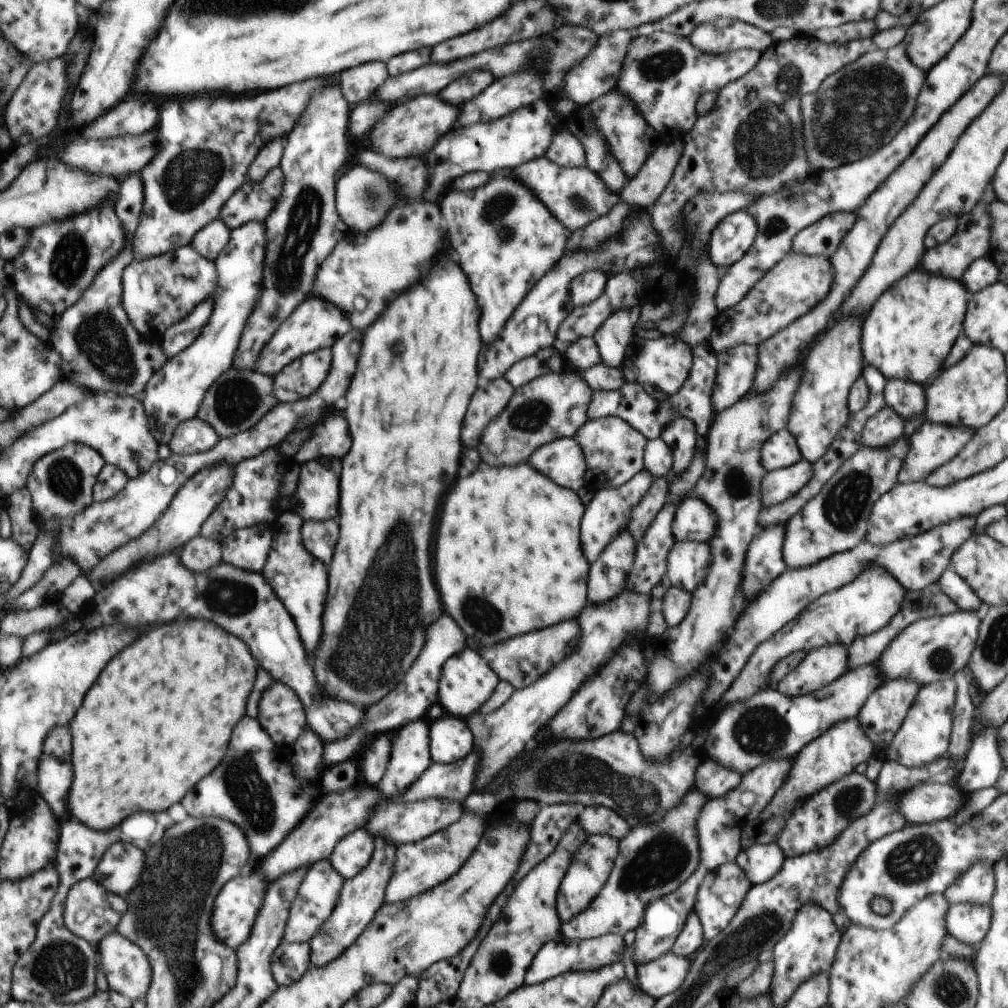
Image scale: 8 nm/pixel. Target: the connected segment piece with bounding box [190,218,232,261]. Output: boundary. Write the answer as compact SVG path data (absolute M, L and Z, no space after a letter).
M218 218L201 228L190 245L203 257L214 261L229 243L231 232L232 230L224 224L224 221Z

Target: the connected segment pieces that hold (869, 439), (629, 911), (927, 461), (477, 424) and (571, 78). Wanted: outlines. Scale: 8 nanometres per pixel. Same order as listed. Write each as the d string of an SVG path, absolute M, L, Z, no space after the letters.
M884 406L865 424L861 432L861 444L883 449L903 436L904 420L892 409Z
M696 787L689 790L681 803L666 812L665 817L654 824L636 825L629 830L629 833L619 840L619 851L612 872L598 893L598 896L573 919L568 920L561 926L561 934L567 939L591 939L601 937L608 933L624 936L630 930L636 930L643 921L645 908L656 899L674 892L697 868L699 865L699 834L695 827L702 807L707 803L705 794Z
M924 421L909 438L909 451L898 473L898 482L908 484L925 481L931 472L952 460L975 432L966 427L951 427Z
M506 378L492 380L474 392L460 434L464 446L468 448L478 446L484 428L506 408L506 404L512 398L512 392L514 388Z
M633 29L618 30L618 32L610 32L608 36L600 36L598 46L590 52L590 56L582 62L582 66L576 72L568 74L566 96L572 98L577 105L589 105L597 98L614 90L621 73L622 63L625 61L634 37Z

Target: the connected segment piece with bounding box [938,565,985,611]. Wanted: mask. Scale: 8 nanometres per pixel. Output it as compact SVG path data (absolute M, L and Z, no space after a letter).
M948 565L938 580L943 593L953 600L960 611L981 611L985 609L984 603L970 588L970 585Z

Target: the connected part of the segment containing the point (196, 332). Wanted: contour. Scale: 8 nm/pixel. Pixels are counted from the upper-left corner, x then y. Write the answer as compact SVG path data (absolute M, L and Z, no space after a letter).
M214 296L210 300L206 299L188 318L182 319L180 323L165 332L160 346L170 359L188 348L200 336L207 320L210 320L215 305L214 300Z

